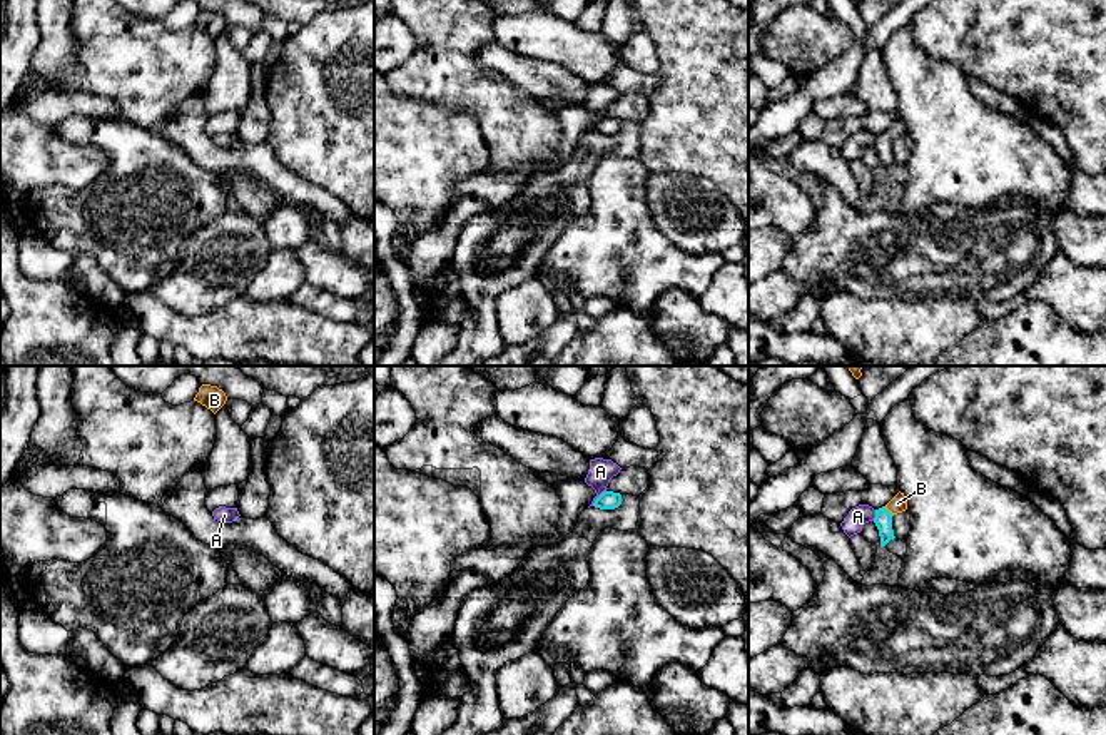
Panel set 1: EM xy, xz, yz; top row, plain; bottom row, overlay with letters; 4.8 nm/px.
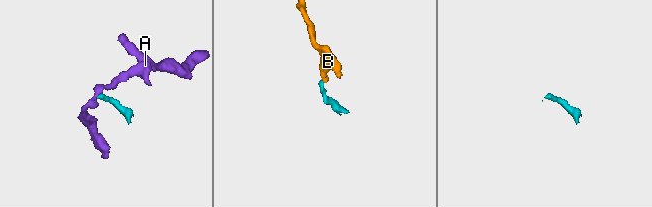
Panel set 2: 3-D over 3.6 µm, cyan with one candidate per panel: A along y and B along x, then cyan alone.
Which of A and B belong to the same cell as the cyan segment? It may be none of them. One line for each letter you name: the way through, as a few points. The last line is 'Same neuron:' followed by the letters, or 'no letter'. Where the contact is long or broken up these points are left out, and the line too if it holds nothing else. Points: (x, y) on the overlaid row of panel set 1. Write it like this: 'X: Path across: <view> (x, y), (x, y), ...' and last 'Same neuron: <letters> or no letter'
B: Path across: yz (882, 520), (887, 511), (897, 503)
Same neuron: B

